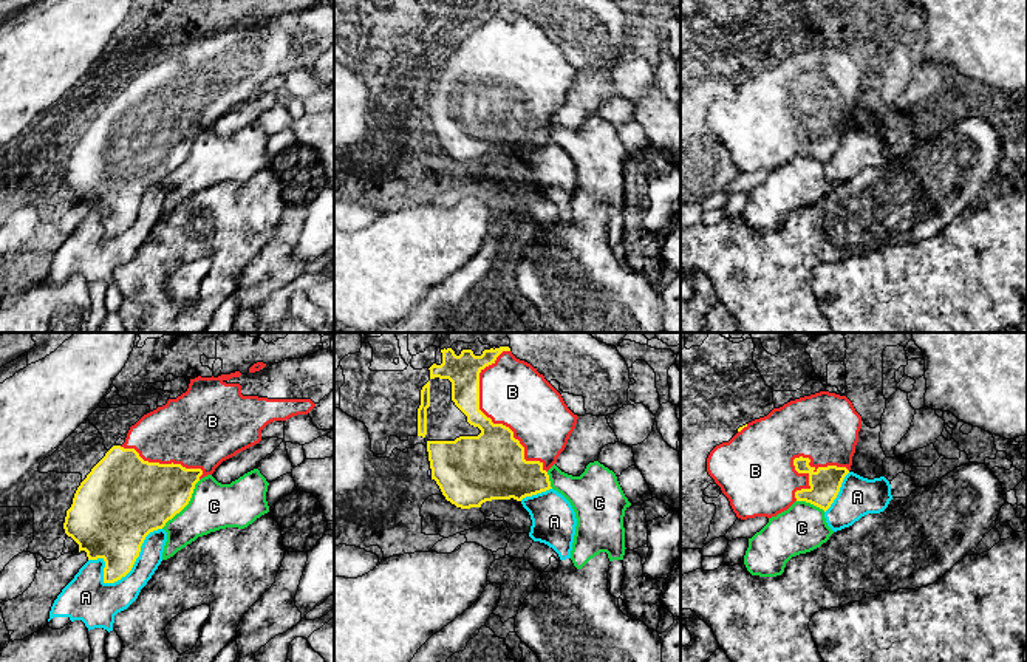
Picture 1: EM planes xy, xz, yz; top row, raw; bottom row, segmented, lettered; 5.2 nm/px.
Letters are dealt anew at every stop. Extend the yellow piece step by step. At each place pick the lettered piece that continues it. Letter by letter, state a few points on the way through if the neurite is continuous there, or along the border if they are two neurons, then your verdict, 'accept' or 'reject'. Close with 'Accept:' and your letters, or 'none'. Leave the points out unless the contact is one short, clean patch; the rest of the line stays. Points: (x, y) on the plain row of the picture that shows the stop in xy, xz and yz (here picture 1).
A: reject
B: accept
C: reject
Accept: B

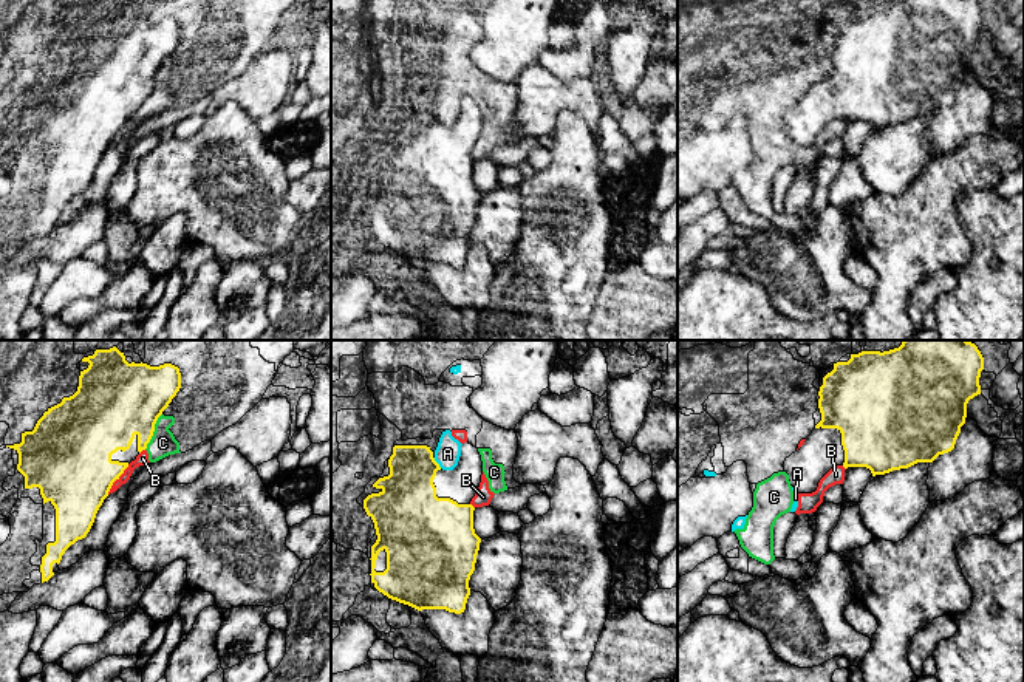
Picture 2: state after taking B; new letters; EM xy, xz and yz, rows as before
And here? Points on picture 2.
A: border xz (433, 112), (441, 121); reject
B: border xy (129, 118), (107, 147); reject
C: reject
Accept: none

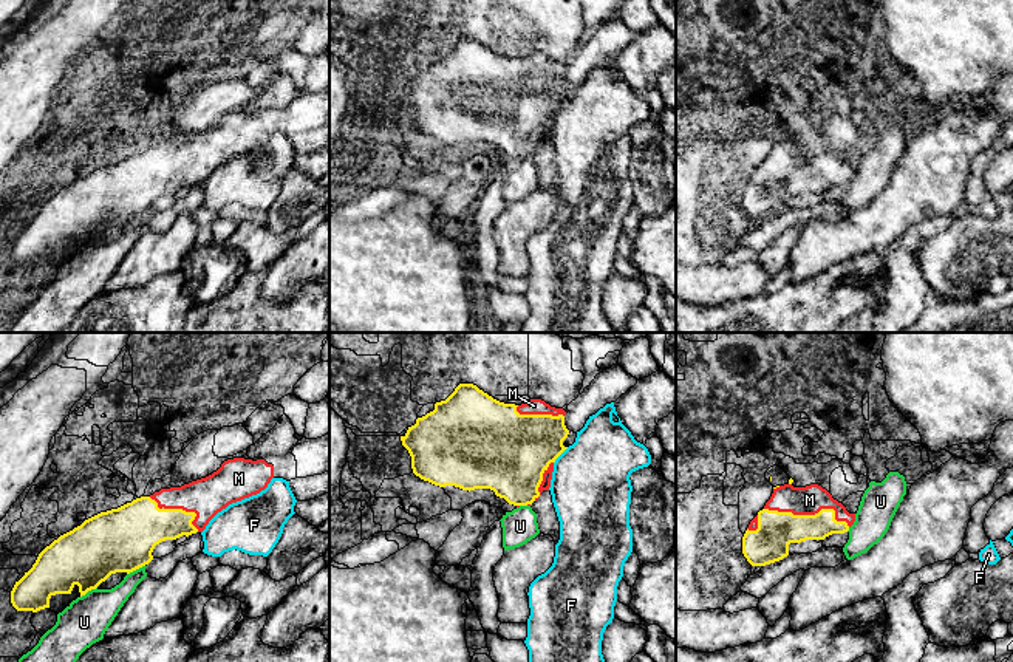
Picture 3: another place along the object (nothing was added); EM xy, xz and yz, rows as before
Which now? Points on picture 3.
F: border xz (568, 101), (554, 116); reject
M: accept
U: reject
Accept: M

